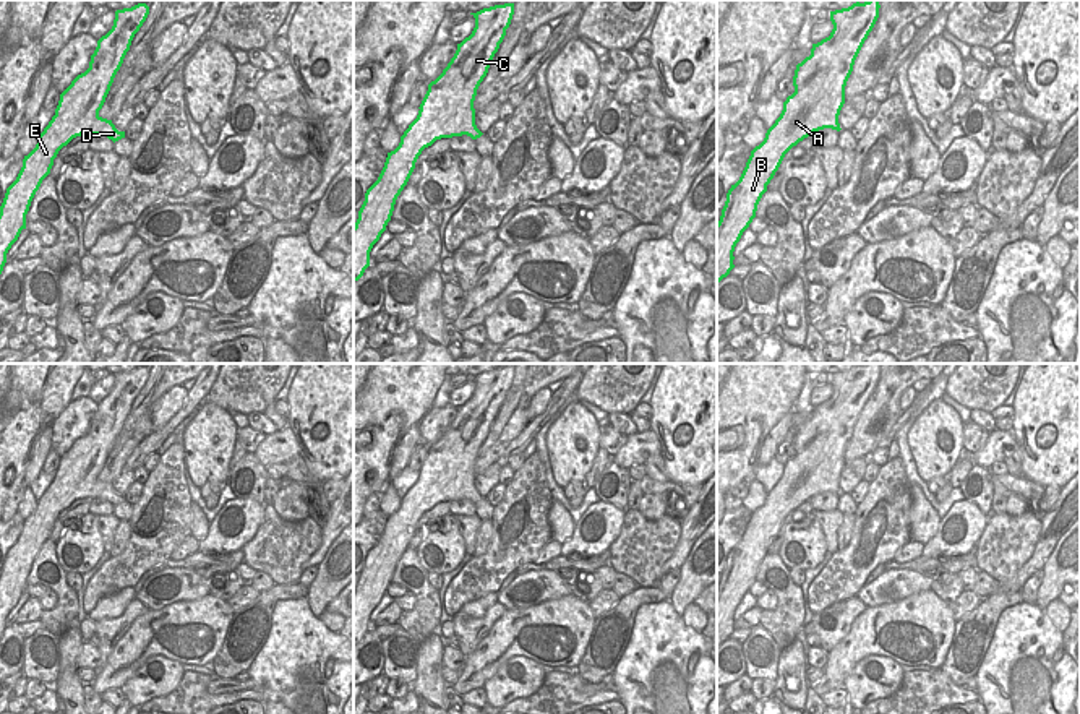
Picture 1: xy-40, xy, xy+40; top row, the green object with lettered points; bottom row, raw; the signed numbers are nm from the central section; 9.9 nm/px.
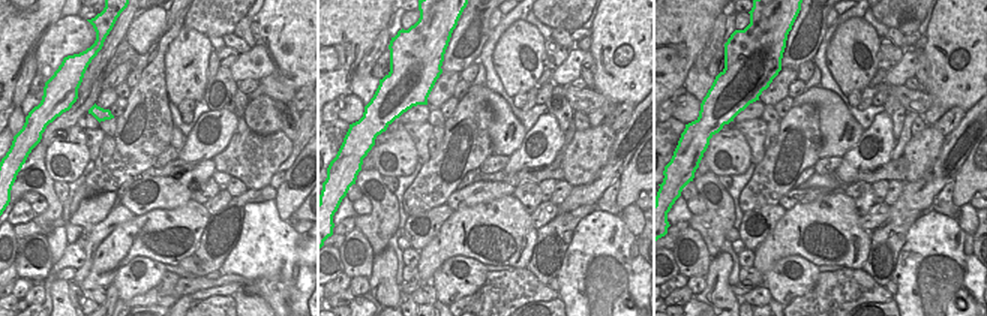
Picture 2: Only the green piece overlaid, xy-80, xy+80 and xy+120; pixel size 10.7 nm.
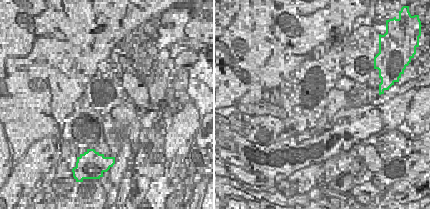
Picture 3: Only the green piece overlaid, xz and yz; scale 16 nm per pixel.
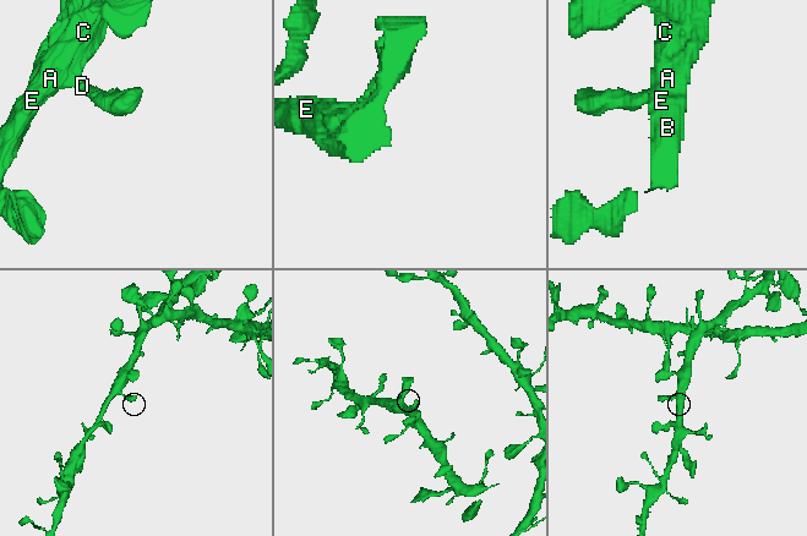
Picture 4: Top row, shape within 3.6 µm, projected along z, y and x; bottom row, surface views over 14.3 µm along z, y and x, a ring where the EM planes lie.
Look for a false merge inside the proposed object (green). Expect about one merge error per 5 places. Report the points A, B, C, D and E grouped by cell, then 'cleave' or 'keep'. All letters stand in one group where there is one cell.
A B C D E | keep

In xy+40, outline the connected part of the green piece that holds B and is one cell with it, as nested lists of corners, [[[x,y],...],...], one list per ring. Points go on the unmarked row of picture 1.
[[[868,363],[830,375],[830,399],[812,407],[811,419],[796,428],[795,456],[786,461],[780,480],[751,514],[739,544],[726,557],[717,586],[717,647],[735,631],[735,610],[756,581],[757,568],[785,518],[814,495],[842,493],[838,479],[845,449],[879,372],[879,363]]]

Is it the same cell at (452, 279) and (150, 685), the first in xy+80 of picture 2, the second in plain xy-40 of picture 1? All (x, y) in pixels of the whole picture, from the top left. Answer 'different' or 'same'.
same

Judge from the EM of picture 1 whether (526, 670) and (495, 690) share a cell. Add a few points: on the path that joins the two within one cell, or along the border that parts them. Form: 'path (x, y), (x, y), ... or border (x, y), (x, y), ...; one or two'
path (526, 680), (524, 683), (505, 685); one

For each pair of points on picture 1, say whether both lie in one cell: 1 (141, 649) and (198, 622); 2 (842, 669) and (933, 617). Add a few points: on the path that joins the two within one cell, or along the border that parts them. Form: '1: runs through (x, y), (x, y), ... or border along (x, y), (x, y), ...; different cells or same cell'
1: runs through (156, 641), (169, 632), (184, 632); same cell
2: runs through (860, 641), (878, 610), (905, 617); same cell

